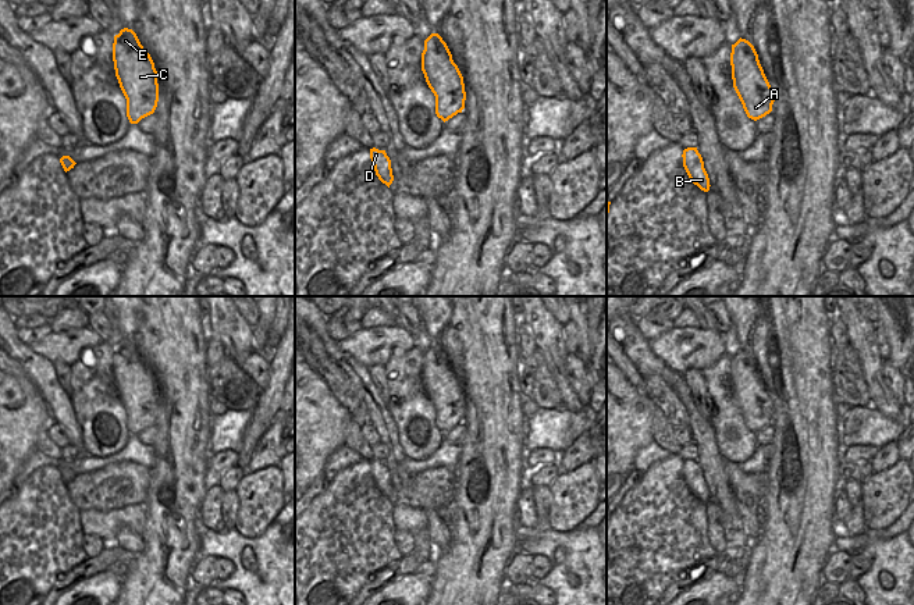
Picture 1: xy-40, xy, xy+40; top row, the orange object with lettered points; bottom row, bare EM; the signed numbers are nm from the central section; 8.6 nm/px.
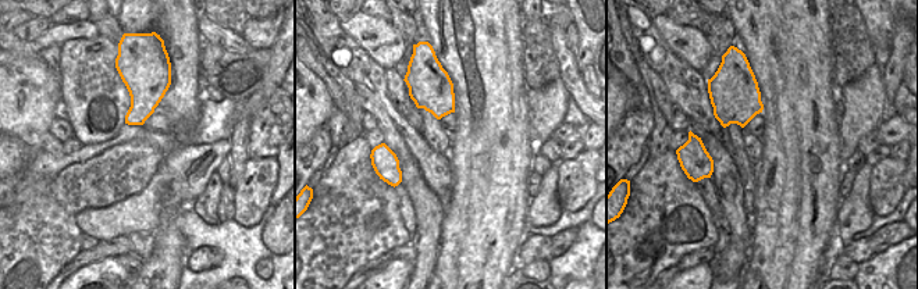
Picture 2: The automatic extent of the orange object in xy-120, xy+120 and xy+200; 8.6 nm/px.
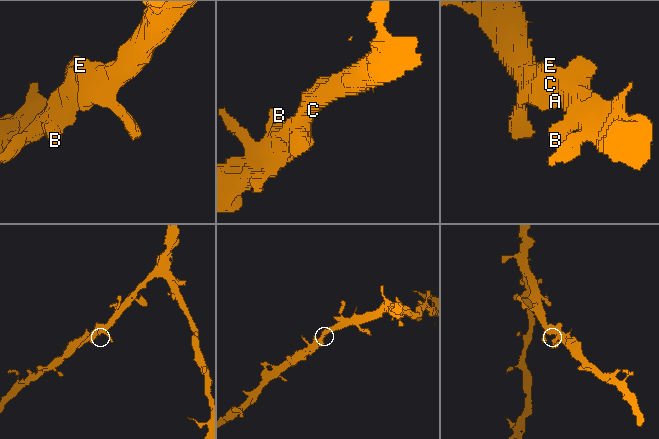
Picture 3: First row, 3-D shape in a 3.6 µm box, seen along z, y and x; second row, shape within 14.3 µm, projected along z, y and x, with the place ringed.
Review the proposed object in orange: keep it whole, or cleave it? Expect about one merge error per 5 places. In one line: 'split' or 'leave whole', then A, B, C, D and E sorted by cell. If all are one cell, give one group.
leave whole; A B C D E

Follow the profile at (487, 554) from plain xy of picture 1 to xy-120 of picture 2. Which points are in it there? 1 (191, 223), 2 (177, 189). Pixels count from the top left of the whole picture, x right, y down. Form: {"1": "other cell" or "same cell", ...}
{"1": "other cell", "2": "same cell"}

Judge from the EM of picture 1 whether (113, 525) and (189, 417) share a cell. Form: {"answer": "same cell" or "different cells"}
{"answer": "different cells"}

